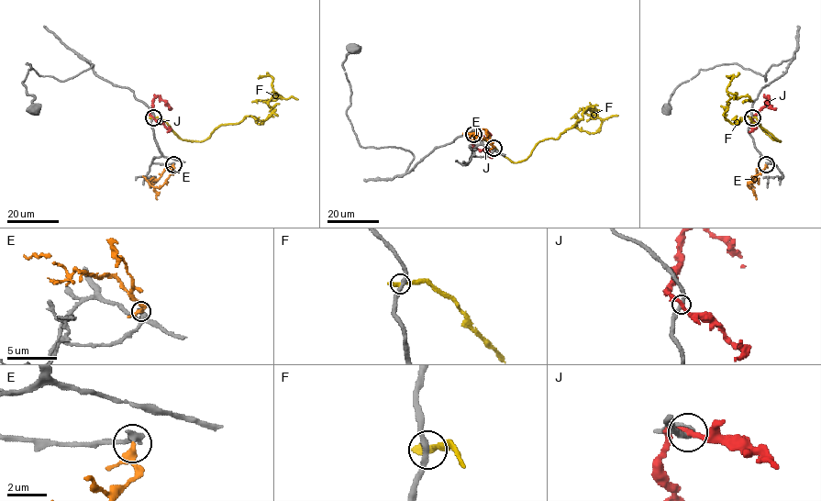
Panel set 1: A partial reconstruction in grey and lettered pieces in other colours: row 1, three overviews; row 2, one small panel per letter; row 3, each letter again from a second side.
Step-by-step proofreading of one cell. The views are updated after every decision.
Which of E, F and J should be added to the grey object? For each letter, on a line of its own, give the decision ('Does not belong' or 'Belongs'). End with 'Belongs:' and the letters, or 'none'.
E: Belongs
F: Does not belong
J: Does not belong
Belongs: E

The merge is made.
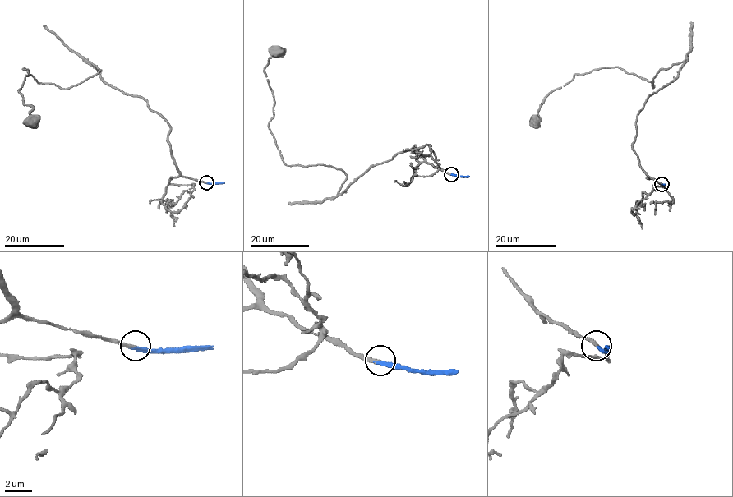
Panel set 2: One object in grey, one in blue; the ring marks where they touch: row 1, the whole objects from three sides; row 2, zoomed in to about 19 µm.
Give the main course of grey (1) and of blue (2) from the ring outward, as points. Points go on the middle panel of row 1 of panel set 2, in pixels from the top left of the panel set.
1: (451, 174), (414, 145), (338, 195), (341, 169), (286, 165), (269, 126), (274, 99), (265, 68), (275, 51)
2: (451, 174), (469, 176)

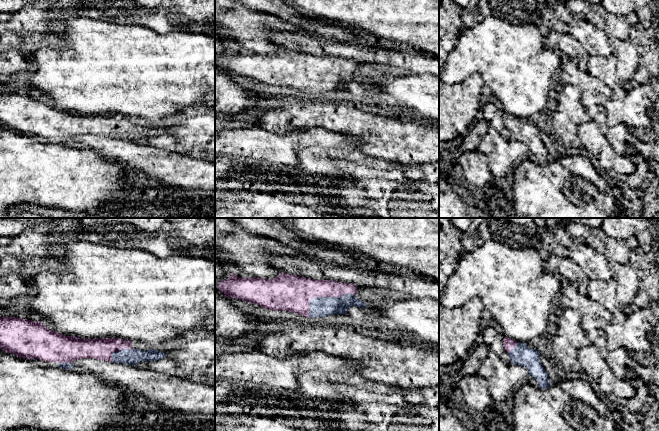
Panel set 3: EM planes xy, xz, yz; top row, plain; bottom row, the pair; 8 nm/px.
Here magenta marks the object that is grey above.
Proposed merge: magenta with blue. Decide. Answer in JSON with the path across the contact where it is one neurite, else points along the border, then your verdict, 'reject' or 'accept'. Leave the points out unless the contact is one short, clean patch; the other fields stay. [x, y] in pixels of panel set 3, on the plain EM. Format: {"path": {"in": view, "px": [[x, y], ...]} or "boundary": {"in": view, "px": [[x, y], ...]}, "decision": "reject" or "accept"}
{"decision": "accept"}

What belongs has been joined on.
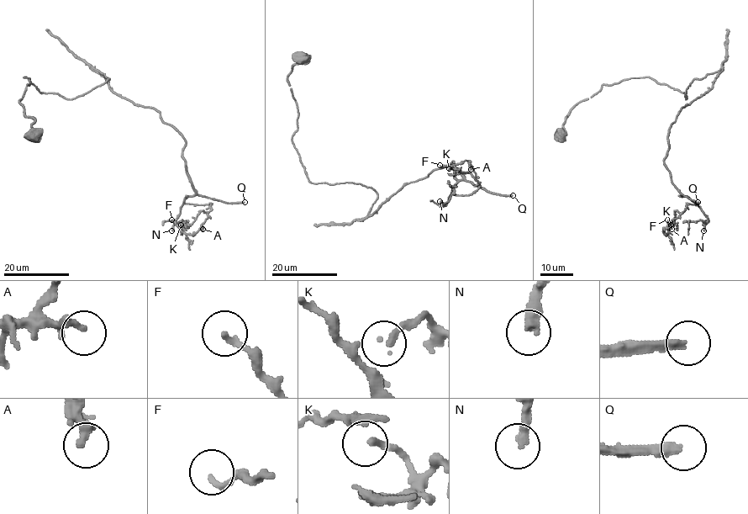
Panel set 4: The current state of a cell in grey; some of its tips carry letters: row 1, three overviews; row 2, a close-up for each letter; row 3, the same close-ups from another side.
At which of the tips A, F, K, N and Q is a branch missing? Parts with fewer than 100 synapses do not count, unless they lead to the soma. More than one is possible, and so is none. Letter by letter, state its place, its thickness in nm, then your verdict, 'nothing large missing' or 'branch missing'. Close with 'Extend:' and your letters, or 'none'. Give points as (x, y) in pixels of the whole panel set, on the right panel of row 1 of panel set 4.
A: place (671, 229); calibre 200 nm; nothing large missing
F: place (667, 219); calibre 180 nm; nothing large missing
K: place (671, 225); calibre 150 nm; nothing large missing
N: place (703, 230); calibre 340 nm; branch missing
Q: place (697, 202); calibre 280 nm; branch missing
Extend: N, Q

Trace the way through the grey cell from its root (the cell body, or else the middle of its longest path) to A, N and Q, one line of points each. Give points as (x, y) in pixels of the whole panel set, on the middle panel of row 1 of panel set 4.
A: (299, 57), (292, 142), (312, 183), (371, 187), (369, 216), (453, 161), (452, 193), (470, 195), (471, 169)
N: (299, 57), (292, 142), (309, 181), (371, 187), (369, 216), (453, 161), (463, 178), (439, 201)
Q: (299, 57), (292, 142), (312, 183), (371, 187), (369, 216), (453, 161), (513, 195)

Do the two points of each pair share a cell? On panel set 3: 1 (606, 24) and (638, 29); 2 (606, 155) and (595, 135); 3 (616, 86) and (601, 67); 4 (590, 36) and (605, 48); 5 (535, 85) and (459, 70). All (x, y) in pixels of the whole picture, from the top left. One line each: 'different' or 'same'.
1: different
2: same
3: same
4: same
5: same

